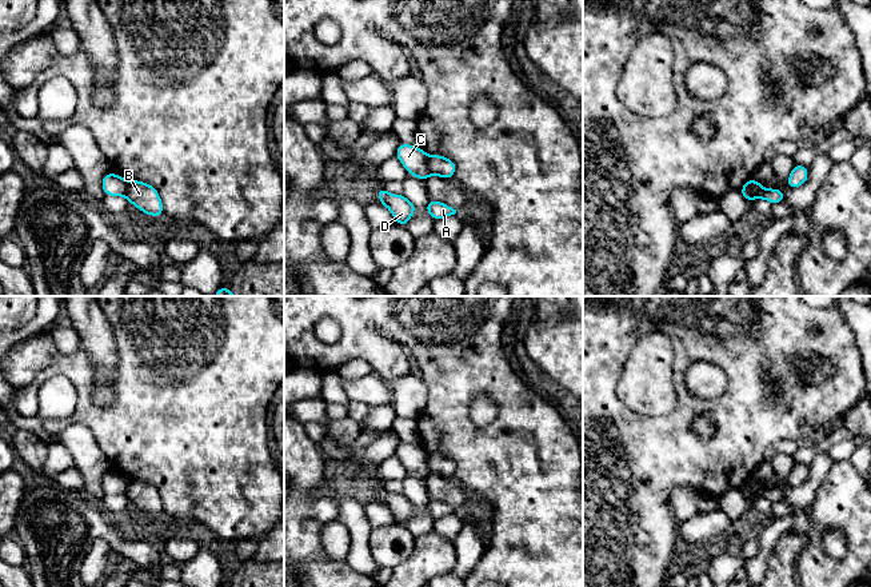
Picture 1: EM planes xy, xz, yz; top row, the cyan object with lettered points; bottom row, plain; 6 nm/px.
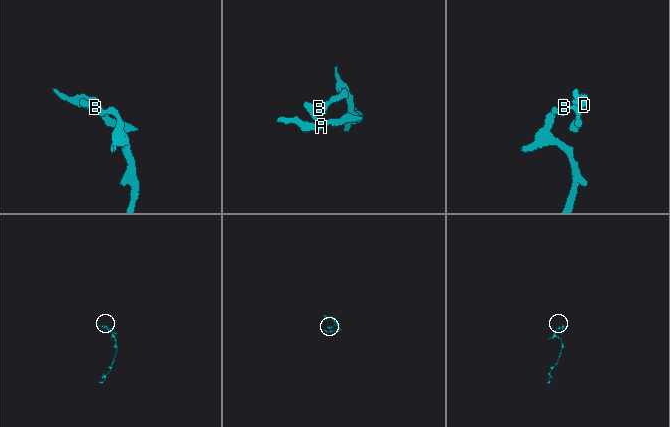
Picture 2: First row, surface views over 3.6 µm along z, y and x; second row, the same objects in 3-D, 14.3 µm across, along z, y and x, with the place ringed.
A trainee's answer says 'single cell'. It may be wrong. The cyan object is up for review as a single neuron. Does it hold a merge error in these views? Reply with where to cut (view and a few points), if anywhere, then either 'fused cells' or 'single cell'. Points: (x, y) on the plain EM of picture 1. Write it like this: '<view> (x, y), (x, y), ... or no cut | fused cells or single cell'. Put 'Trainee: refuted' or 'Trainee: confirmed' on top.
Trainee: refuted
xz (427, 455), (427, 470), (430, 472) | fused cells

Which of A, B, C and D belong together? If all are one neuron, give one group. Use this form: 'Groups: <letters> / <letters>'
Groups: A C D / B

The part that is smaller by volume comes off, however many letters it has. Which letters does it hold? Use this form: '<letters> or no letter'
A, C, D

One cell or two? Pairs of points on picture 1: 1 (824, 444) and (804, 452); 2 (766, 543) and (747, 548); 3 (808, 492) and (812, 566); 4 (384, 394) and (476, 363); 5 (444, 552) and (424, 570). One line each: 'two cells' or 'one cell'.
1: one cell
2: two cells
3: two cells
4: two cells
5: one cell

